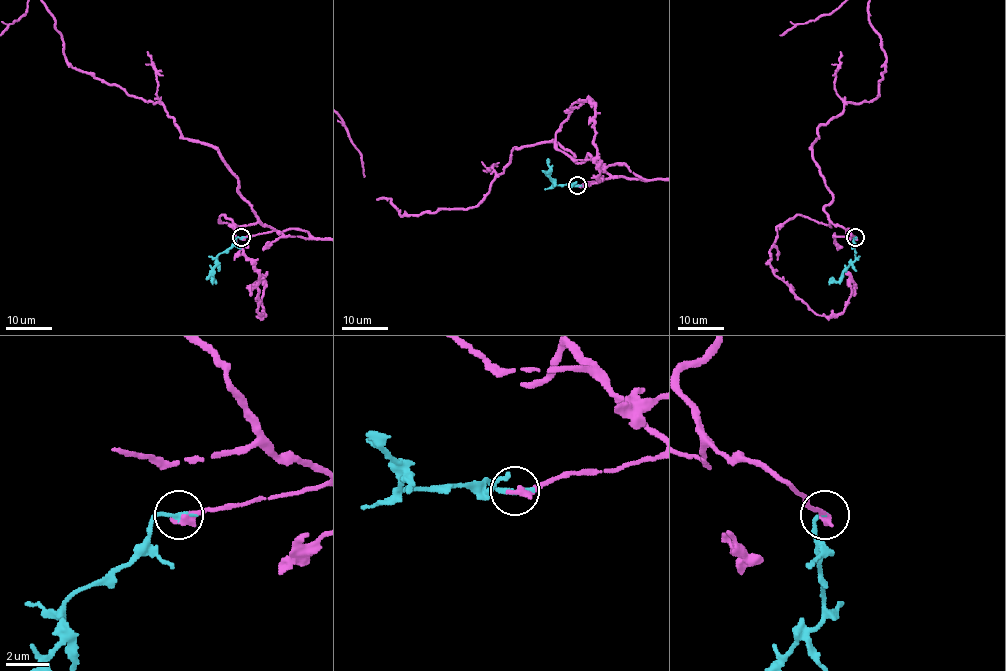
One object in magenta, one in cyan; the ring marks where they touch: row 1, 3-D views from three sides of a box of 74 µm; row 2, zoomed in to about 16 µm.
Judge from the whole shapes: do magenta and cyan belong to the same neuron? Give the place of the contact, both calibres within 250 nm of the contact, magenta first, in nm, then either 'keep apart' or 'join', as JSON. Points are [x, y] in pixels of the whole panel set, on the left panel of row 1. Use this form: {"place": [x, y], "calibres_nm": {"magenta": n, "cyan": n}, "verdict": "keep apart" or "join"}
{"place": [241, 237], "calibres_nm": {"magenta": 380, "cyan": 220}, "verdict": "join"}

